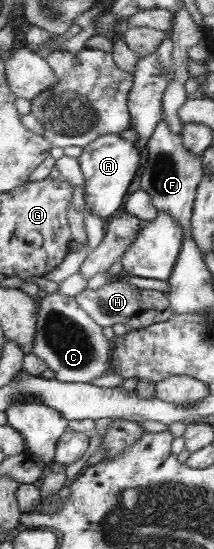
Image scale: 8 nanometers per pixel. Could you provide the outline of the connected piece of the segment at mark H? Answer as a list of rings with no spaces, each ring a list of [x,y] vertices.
[[[118,277],[97,289],[85,288],[83,292],[72,298],[101,327],[111,327],[117,325],[117,323],[123,323],[128,329],[140,330],[147,327],[147,325],[167,321],[167,318],[171,318],[175,314],[175,311],[169,307],[169,301],[167,301],[165,293],[151,289],[139,289]]]

